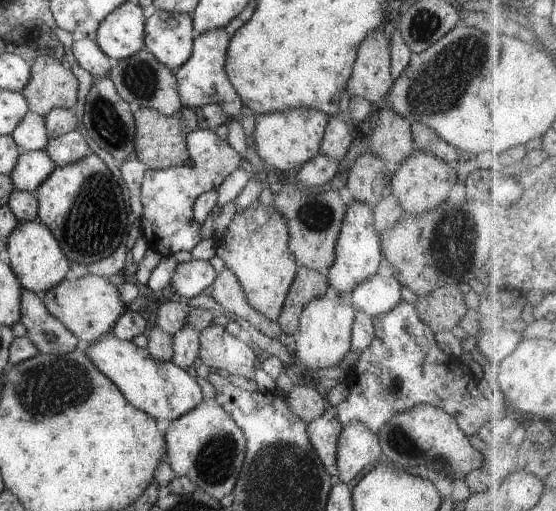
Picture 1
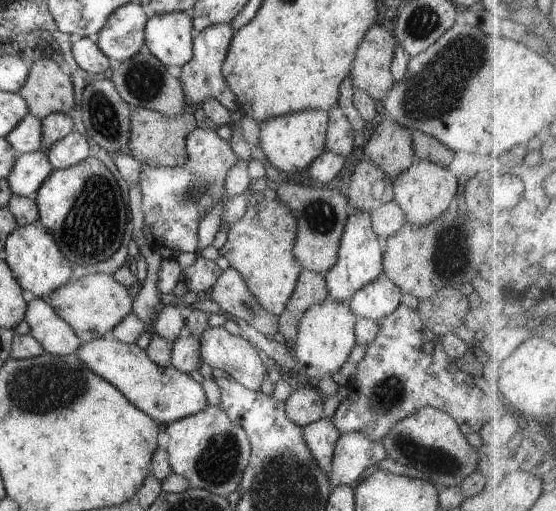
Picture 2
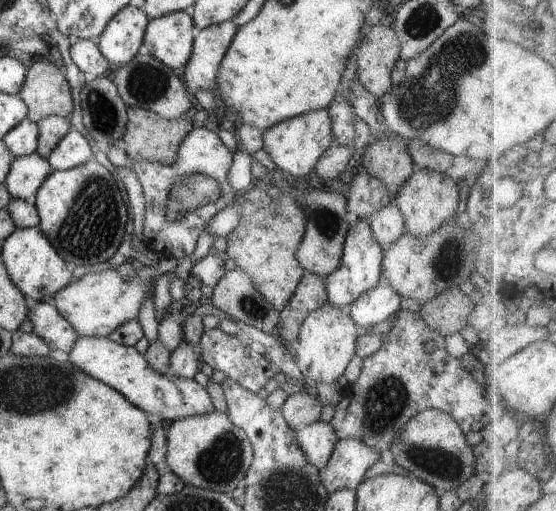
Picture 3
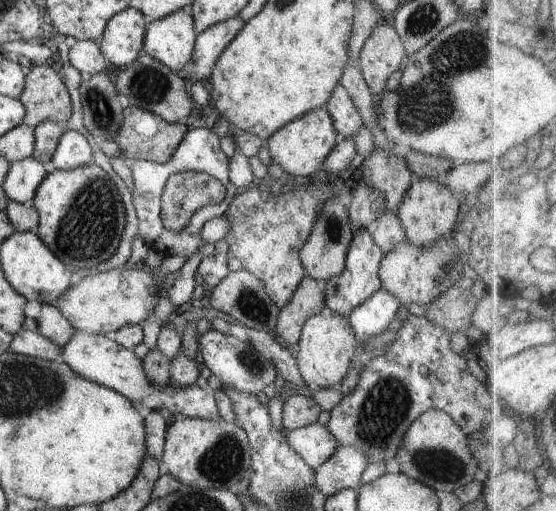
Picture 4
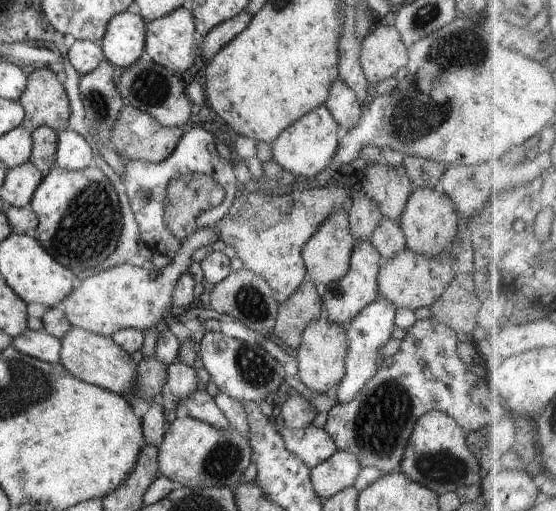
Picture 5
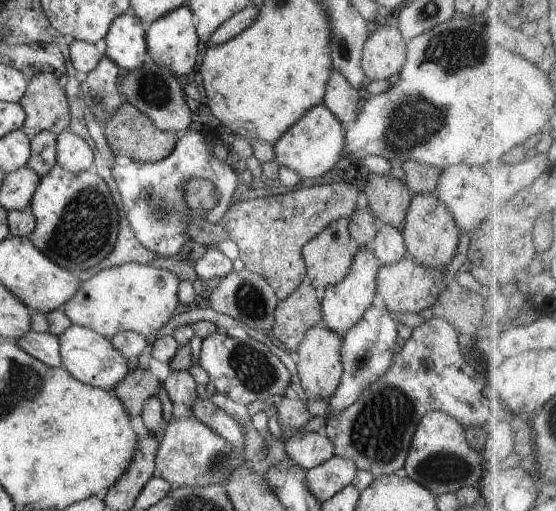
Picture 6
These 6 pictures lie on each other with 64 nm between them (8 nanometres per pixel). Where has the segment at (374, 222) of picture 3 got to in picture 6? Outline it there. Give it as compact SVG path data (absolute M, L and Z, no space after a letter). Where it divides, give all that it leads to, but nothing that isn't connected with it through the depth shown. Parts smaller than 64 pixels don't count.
M386 222L380 224L378 234L369 247L382 265L396 264L408 255L402 232Z

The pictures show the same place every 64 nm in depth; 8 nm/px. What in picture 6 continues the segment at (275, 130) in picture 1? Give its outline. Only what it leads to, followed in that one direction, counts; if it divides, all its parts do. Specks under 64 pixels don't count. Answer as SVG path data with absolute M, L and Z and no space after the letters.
M323 104L316 105L275 141L273 144L275 161L280 166L294 170L302 179L322 176L332 170L334 164L342 158L345 131L342 122L333 112L330 112L329 108Z

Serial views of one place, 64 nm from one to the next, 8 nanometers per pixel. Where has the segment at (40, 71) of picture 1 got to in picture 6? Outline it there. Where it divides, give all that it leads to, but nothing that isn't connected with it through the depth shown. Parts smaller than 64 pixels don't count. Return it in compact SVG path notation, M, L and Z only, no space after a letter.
M46 72L36 74L27 84L19 100L26 113L22 126L30 138L46 130L54 135L68 129L71 116L63 82L56 75Z

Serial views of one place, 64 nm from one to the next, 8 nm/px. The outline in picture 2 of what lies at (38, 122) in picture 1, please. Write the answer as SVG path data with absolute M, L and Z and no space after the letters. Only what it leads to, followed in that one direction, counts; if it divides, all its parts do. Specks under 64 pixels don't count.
M28 113L8 136L6 140L16 150L17 155L42 151L42 122Z

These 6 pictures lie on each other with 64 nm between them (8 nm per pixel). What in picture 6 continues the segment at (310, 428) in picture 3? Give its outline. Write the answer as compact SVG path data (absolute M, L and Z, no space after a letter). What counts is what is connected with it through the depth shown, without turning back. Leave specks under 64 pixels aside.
M323 430L319 432L296 432L292 437L284 438L287 456L300 468L310 470L334 456L334 444Z

